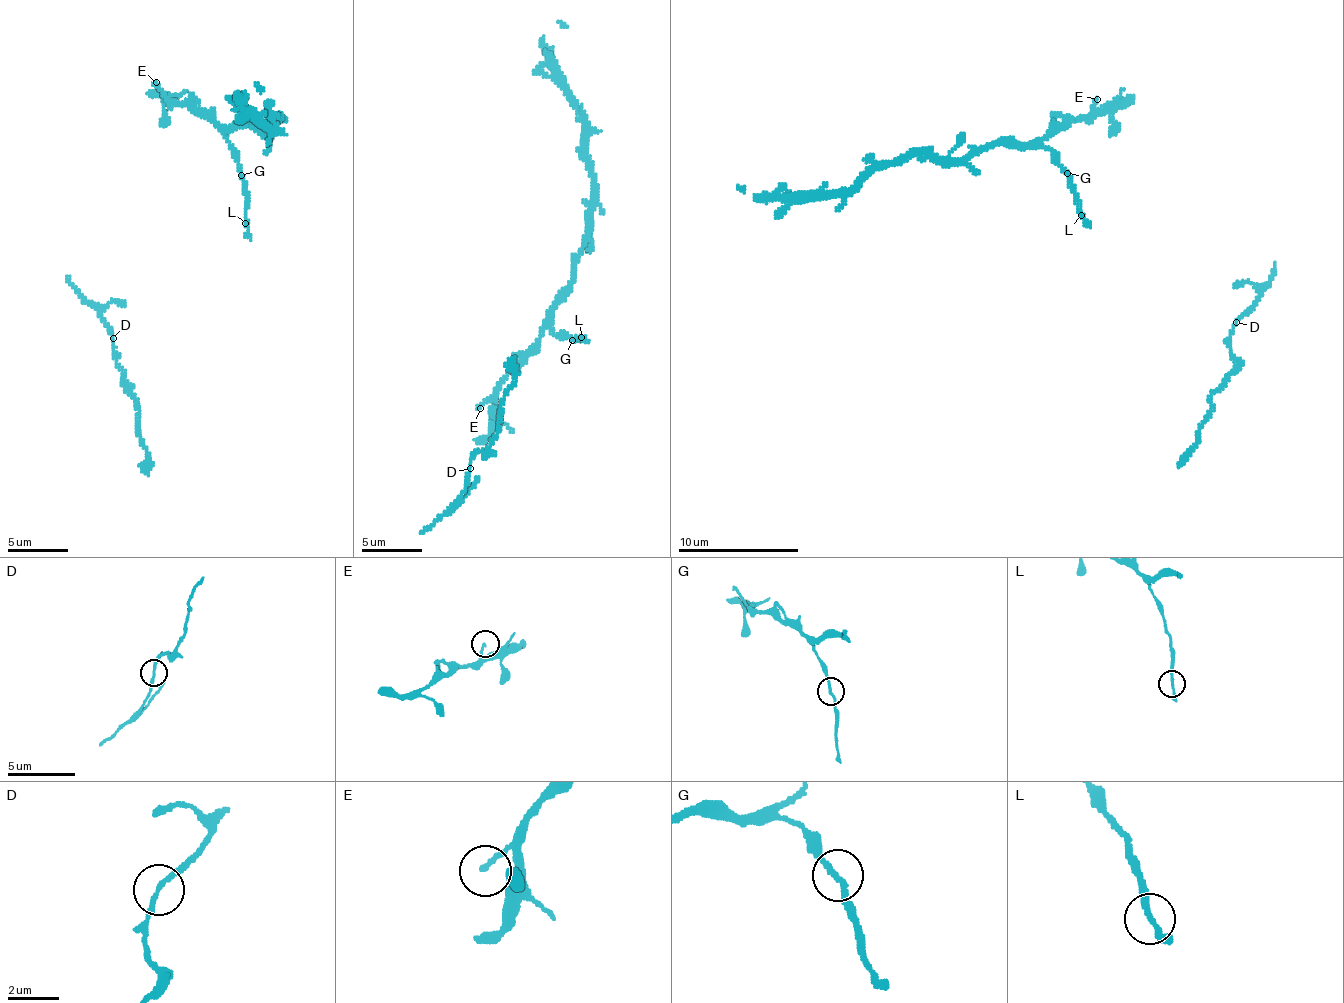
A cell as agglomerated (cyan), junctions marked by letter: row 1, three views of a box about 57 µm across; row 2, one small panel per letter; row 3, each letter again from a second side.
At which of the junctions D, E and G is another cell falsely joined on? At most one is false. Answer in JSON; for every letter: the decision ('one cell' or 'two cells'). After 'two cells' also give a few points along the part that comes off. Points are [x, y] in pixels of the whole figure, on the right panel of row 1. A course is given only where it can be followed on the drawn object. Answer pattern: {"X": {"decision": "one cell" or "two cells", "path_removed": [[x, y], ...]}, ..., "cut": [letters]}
{"D": {"decision": "one cell"}, "E": {"decision": "one cell"}, "G": {"decision": "two cells", "path_removed": [[1068, 174], [1078, 212], [1090, 227]]}, "cut": ["G"]}

